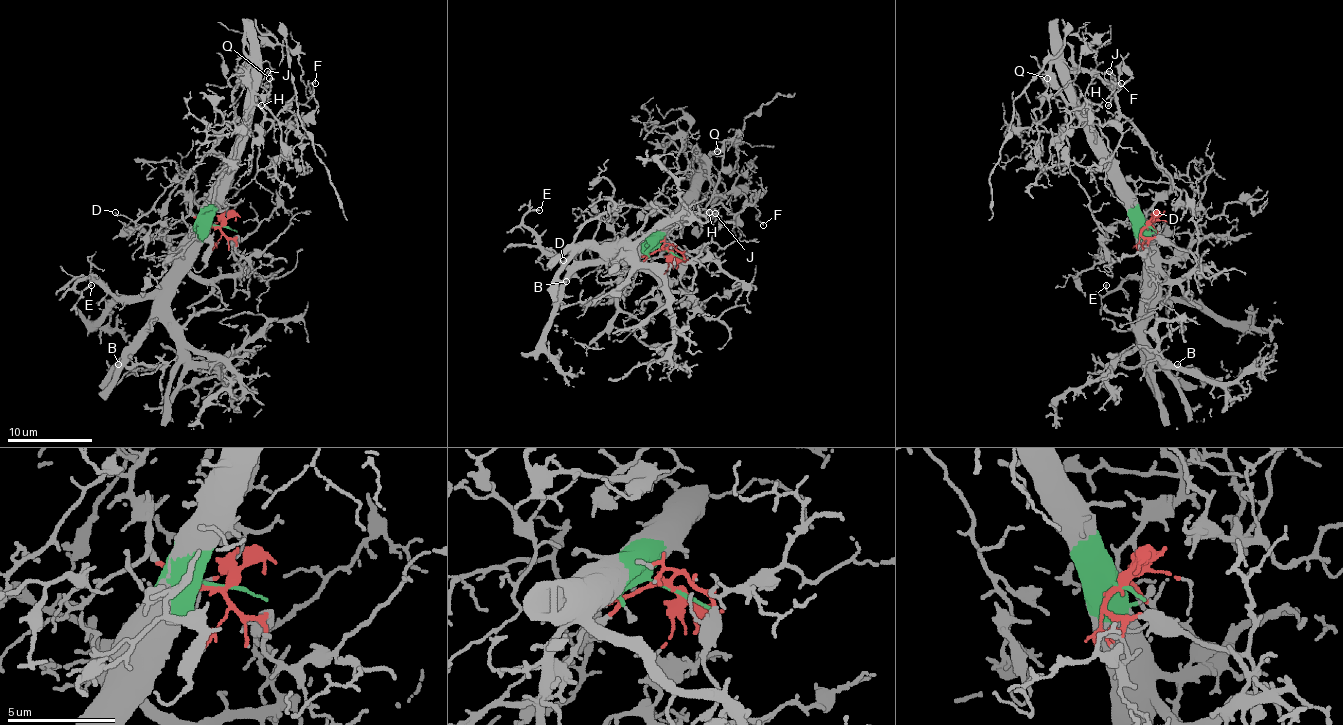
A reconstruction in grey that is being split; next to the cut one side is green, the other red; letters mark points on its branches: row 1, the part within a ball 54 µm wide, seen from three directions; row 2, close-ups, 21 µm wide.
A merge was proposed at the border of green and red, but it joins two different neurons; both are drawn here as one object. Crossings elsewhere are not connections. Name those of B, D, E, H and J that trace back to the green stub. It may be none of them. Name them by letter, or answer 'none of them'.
B, E

